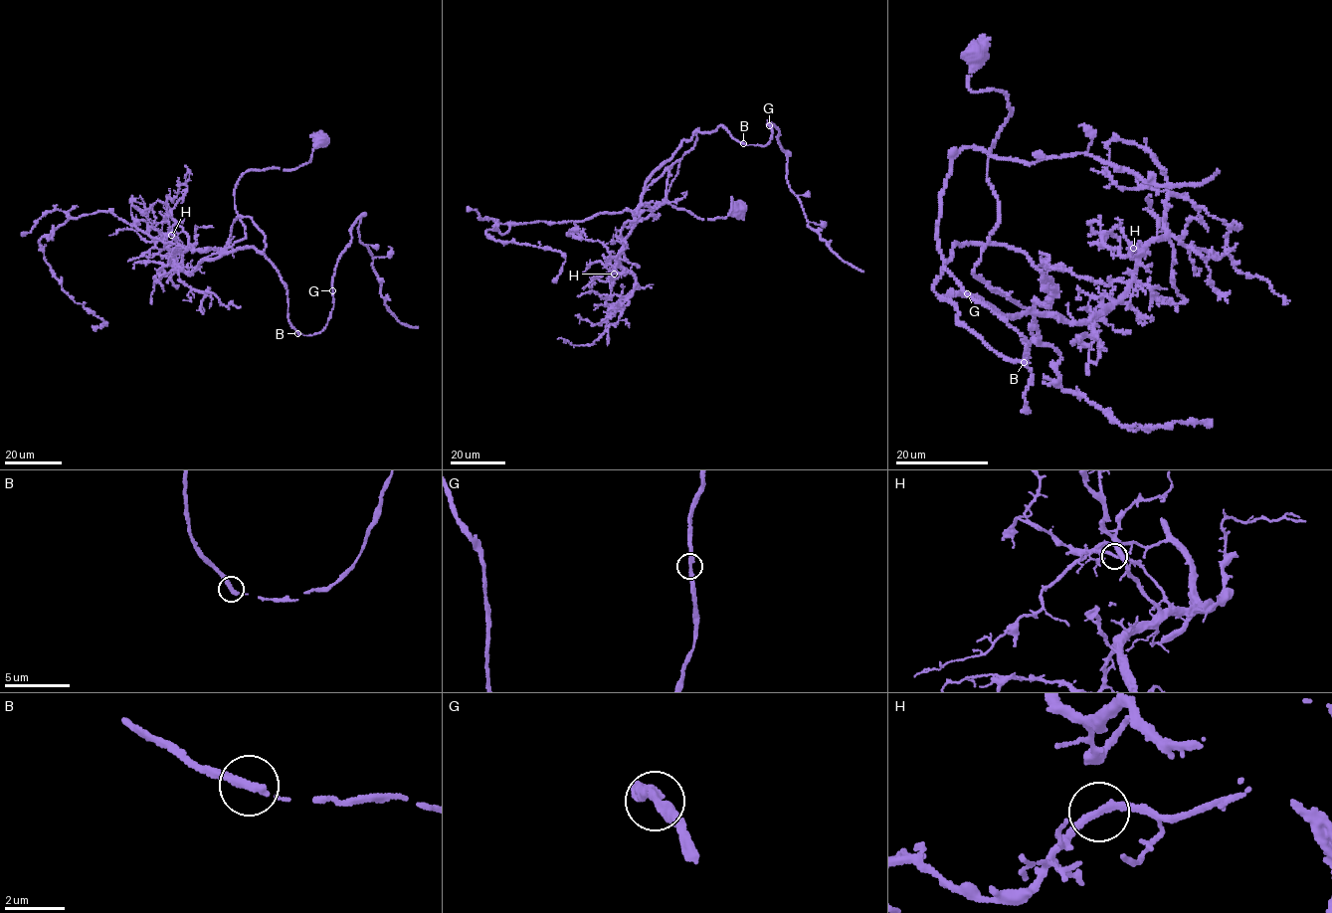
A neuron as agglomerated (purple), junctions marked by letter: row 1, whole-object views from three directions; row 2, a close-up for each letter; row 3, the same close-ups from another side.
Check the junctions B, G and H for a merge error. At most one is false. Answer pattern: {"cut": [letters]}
{"cut": []}

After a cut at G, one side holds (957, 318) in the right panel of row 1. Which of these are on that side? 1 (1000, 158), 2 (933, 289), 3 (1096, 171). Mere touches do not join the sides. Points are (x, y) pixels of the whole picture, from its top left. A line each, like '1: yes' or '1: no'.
1: no
2: yes
3: yes

